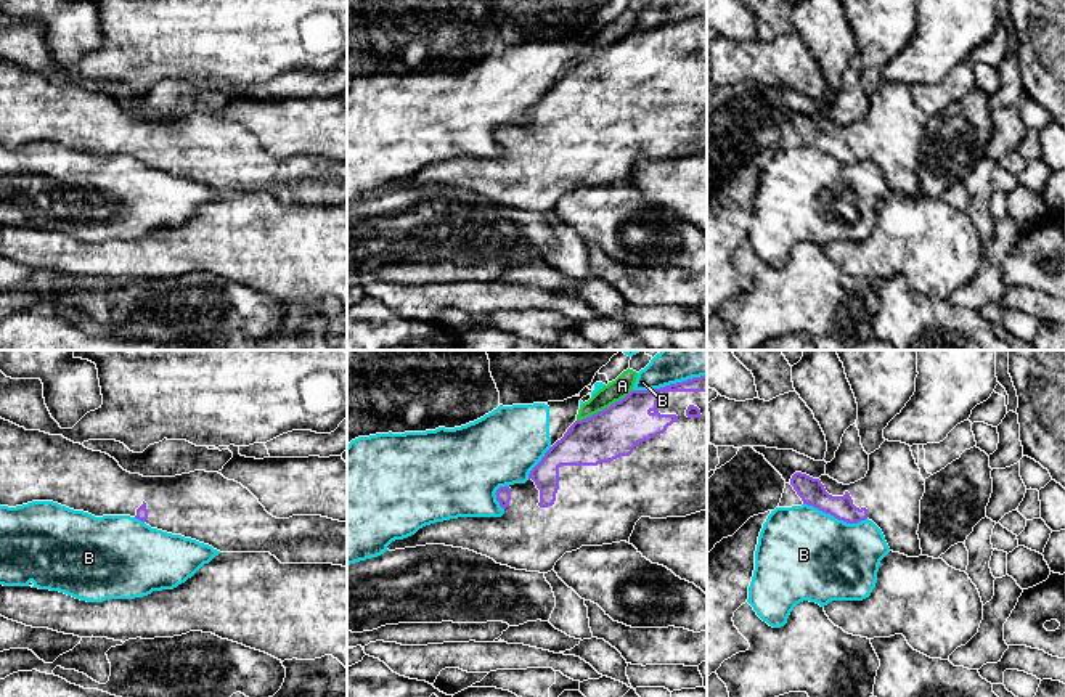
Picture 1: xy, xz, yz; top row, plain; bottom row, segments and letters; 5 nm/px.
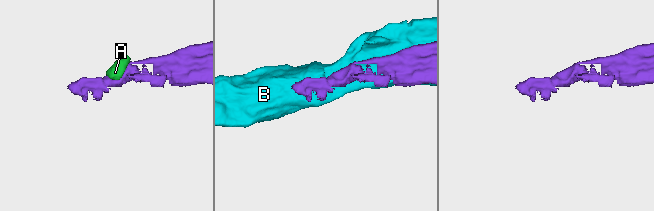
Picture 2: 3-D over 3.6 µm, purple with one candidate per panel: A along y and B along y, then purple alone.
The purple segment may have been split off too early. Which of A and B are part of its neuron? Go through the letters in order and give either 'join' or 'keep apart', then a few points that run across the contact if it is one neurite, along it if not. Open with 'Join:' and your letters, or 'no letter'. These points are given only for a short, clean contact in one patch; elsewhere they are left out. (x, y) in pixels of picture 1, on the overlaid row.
Join: no letter
A: keep apart | xz (632, 389), (619, 400), (577, 421)
B: keep apart

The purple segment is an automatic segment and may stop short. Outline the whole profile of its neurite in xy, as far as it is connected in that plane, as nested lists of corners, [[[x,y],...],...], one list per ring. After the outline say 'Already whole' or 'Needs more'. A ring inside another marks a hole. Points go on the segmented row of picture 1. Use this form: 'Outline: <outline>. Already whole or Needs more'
Outline: [[[0,418],[0,506],[16,507],[32,501],[53,501],[95,517],[130,516],[151,528],[196,540],[220,552],[270,552],[281,564],[347,567],[347,522],[321,516],[276,519],[247,488],[218,472],[143,477],[124,471],[106,453],[63,435],[26,430]]]. Needs more

